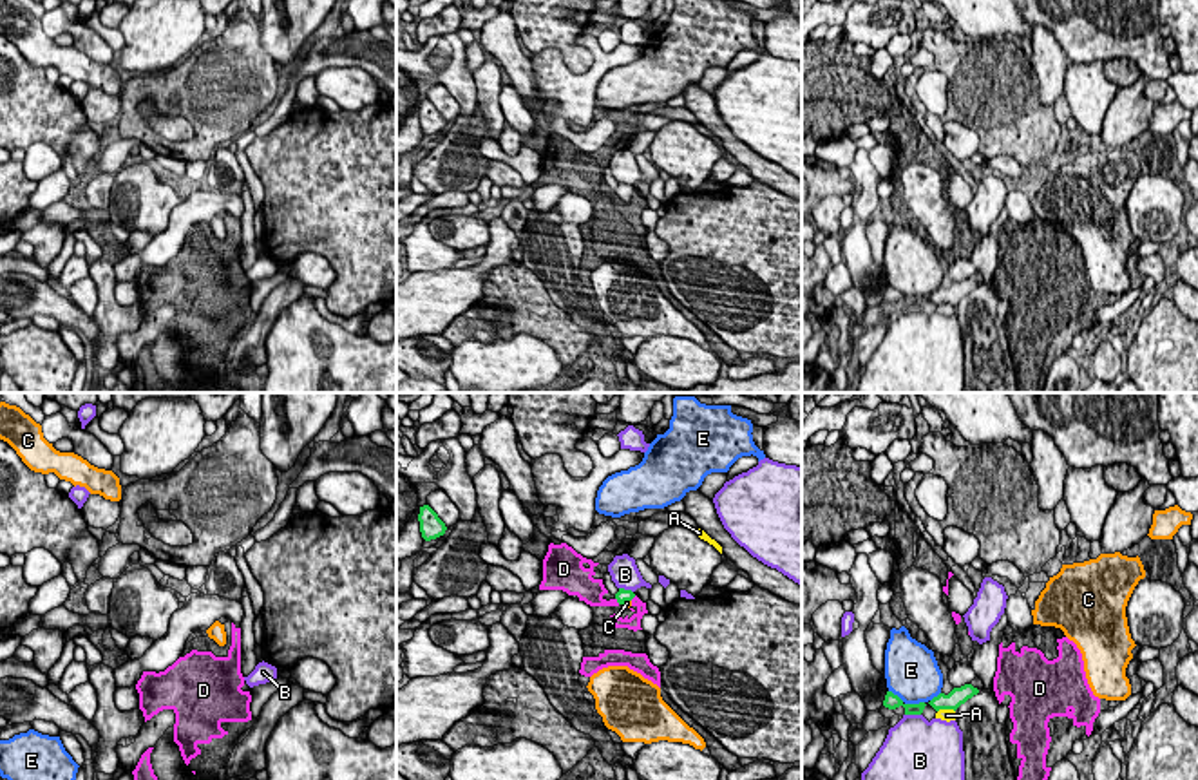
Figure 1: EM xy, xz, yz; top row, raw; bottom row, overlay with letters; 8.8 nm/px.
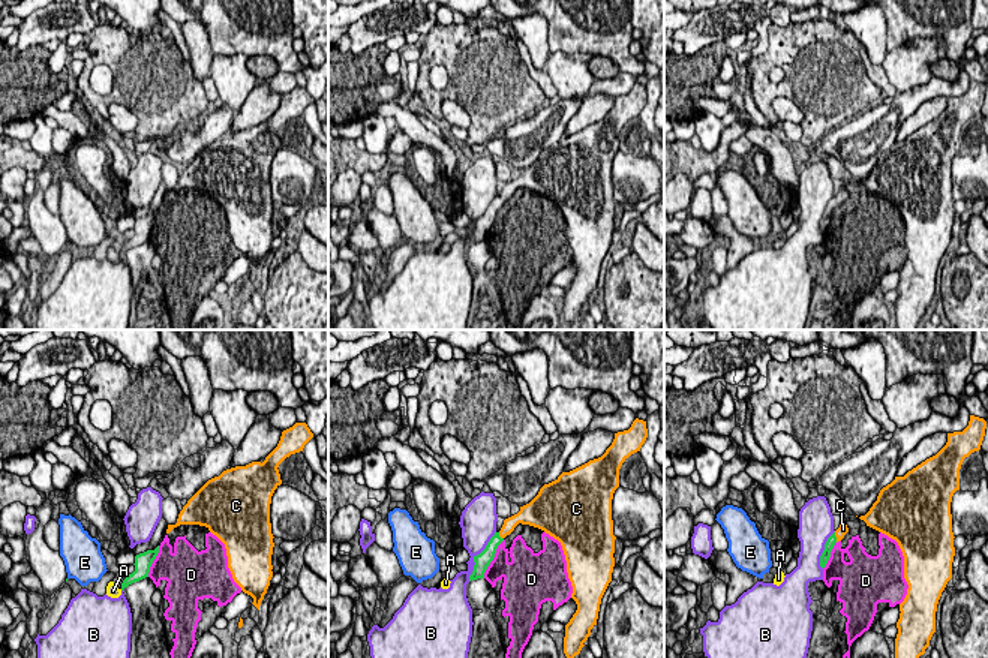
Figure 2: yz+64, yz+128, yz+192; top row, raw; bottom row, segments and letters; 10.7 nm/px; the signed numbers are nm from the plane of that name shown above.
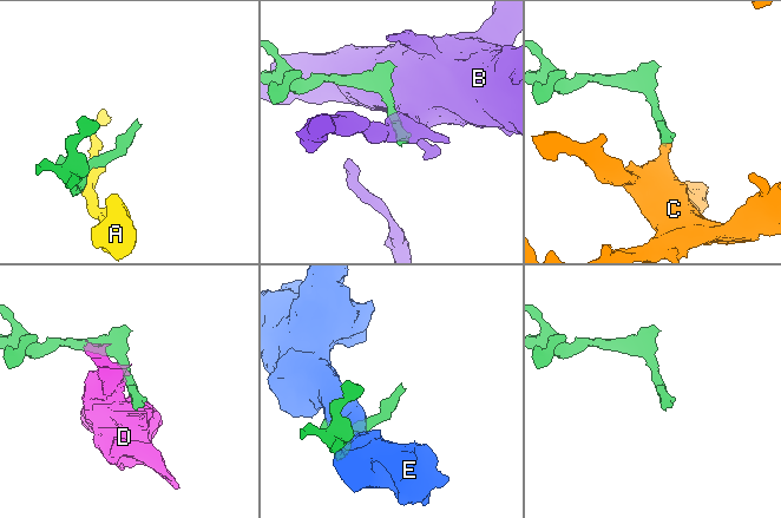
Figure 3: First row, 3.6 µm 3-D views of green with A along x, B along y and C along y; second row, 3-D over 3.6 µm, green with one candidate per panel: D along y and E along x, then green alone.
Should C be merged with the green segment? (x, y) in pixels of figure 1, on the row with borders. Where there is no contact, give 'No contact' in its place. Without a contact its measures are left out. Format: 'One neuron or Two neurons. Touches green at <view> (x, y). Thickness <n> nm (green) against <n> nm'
One neuron. Touches green at xz (627, 599). Thickness 120 nm (green) against 60 nm

